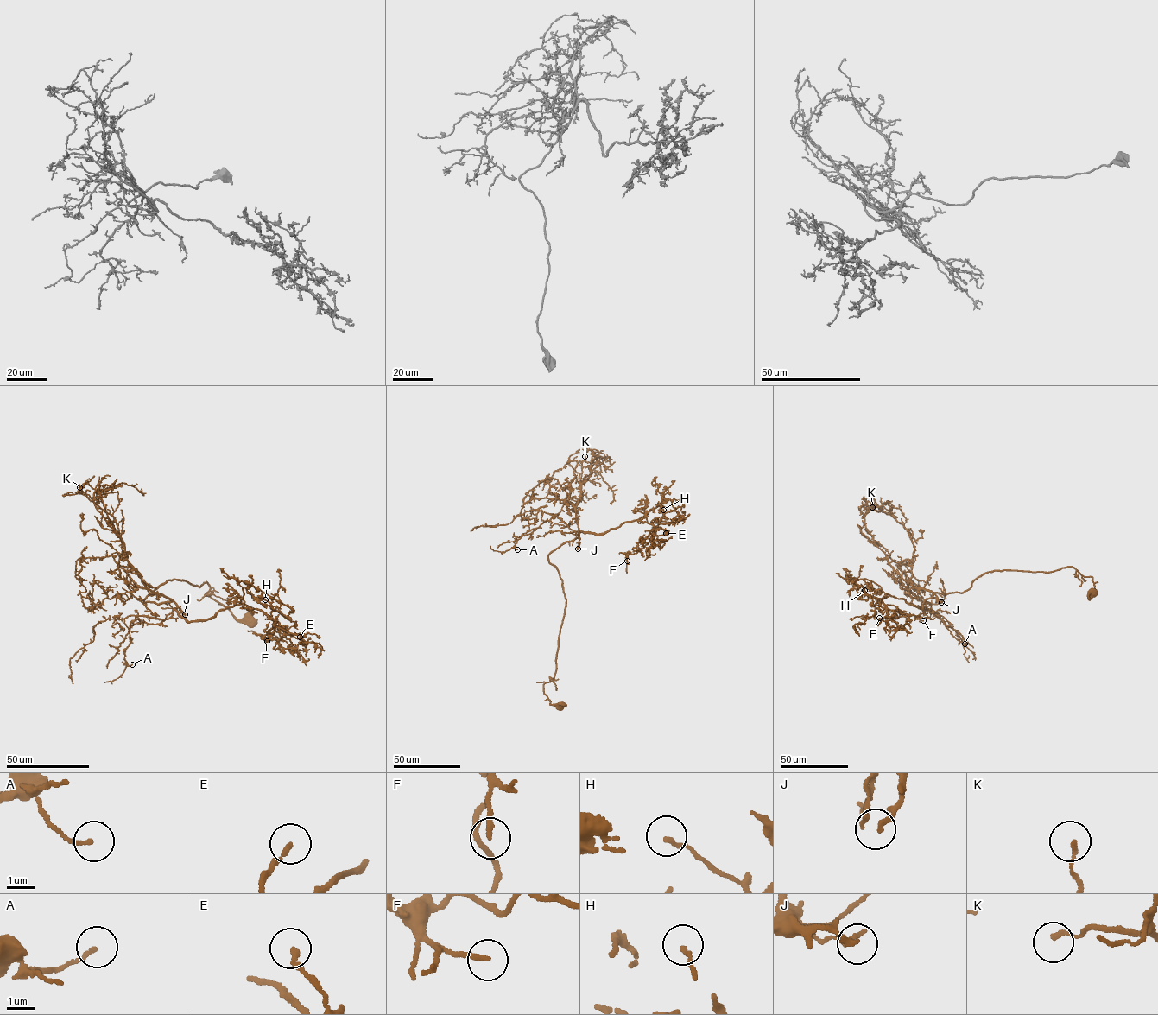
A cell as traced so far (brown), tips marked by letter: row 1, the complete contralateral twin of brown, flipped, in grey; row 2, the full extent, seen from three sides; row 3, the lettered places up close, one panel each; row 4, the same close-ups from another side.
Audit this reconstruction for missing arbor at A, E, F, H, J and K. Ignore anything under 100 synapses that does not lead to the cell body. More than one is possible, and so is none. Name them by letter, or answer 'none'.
none

